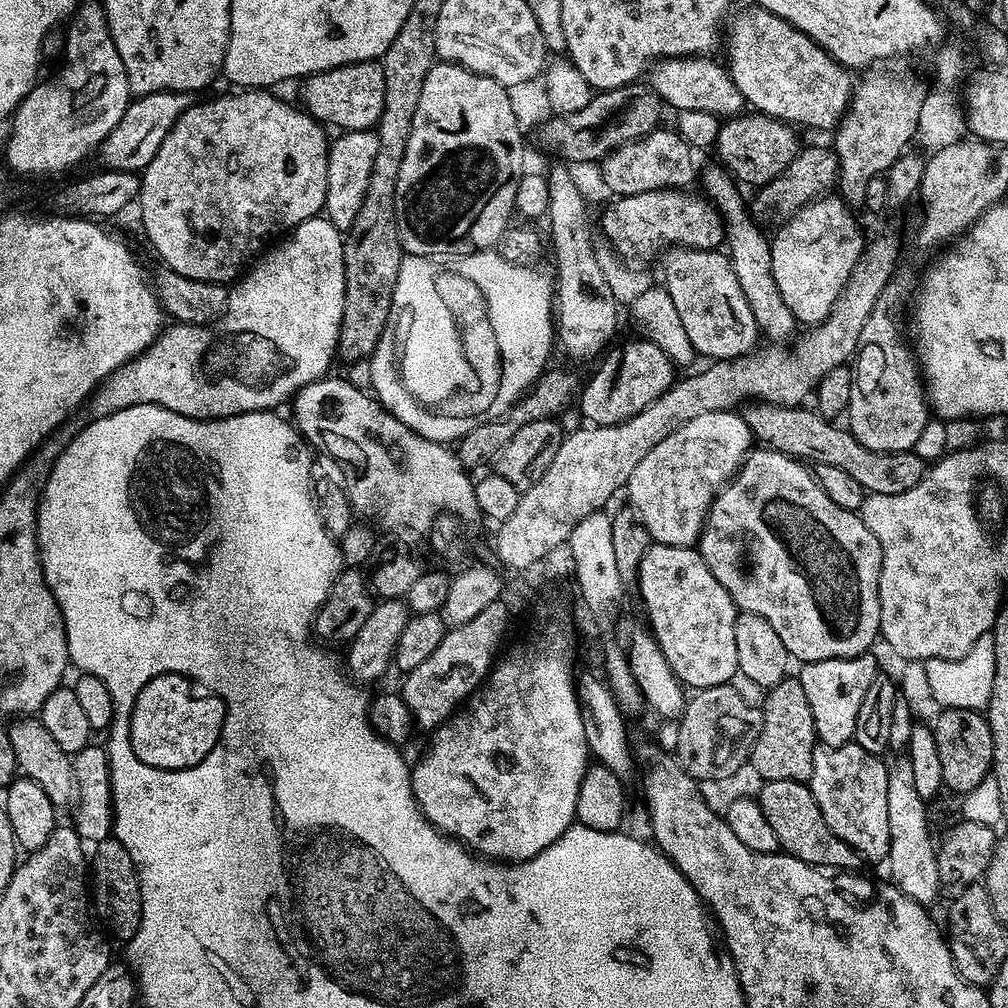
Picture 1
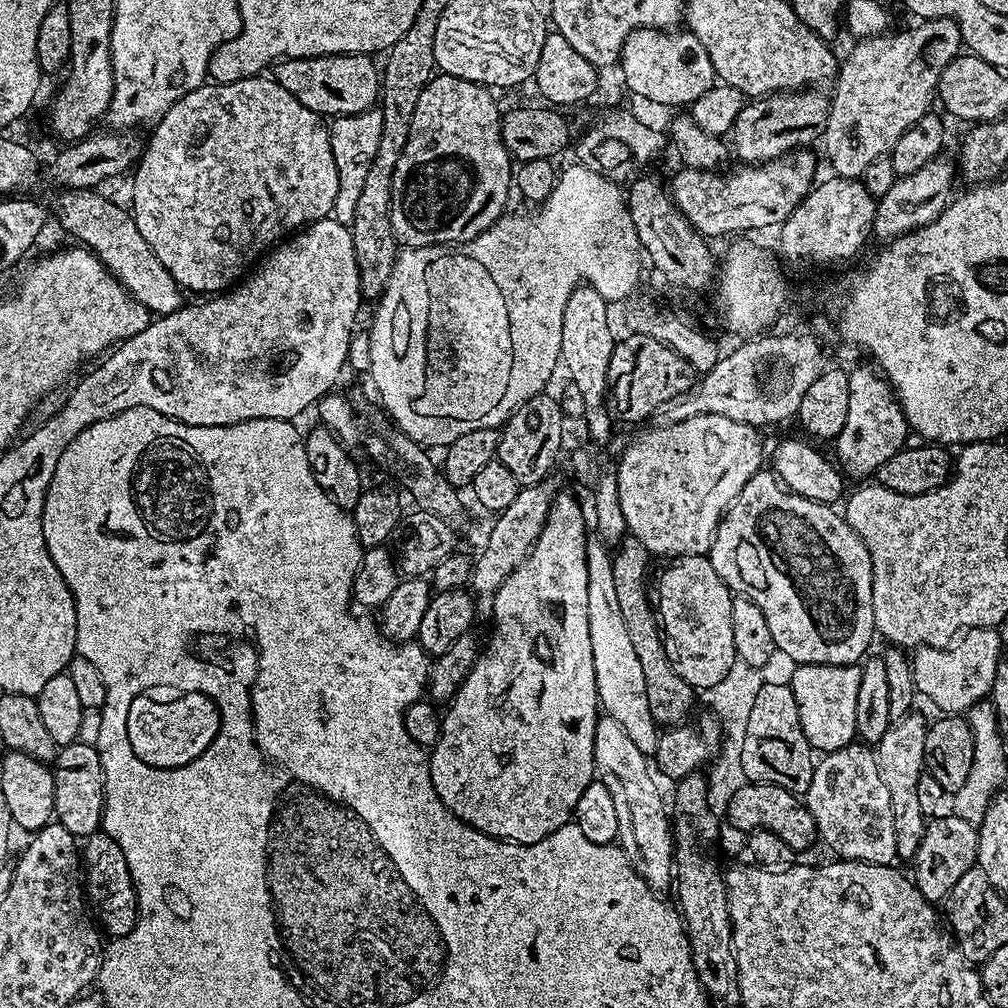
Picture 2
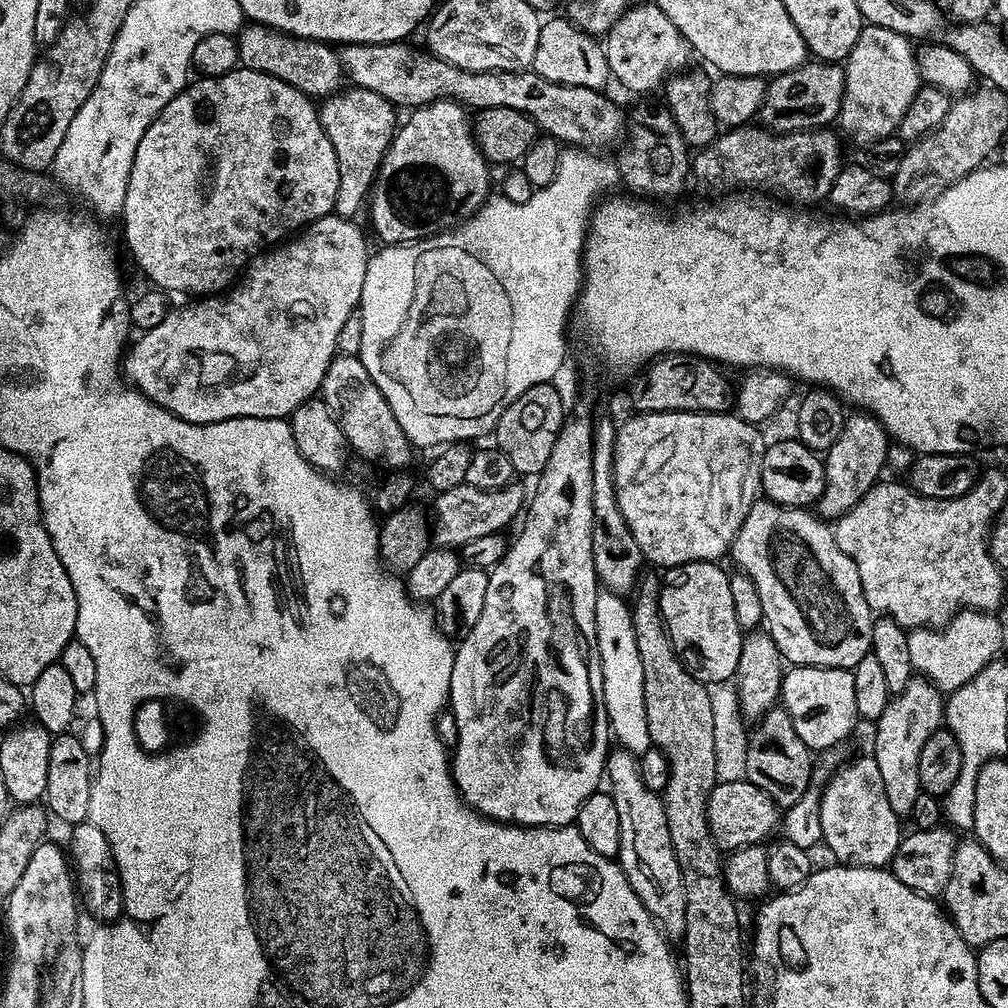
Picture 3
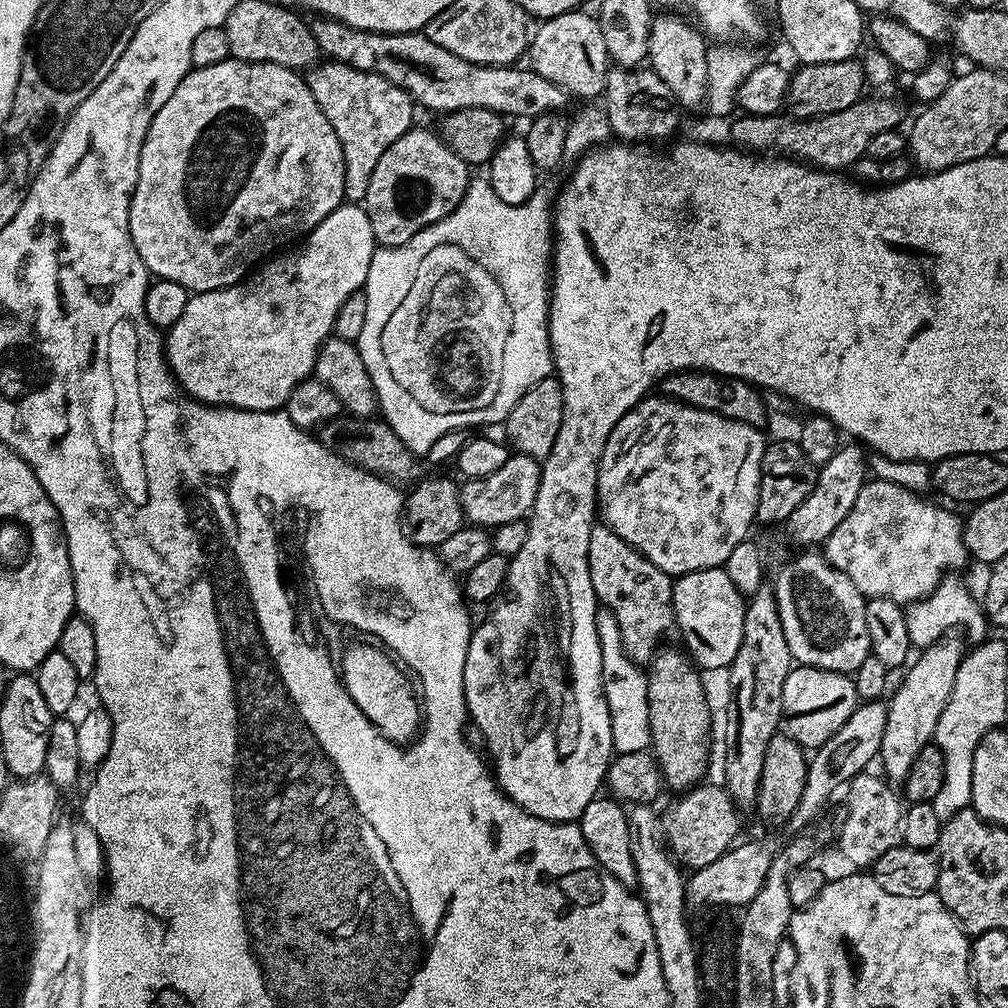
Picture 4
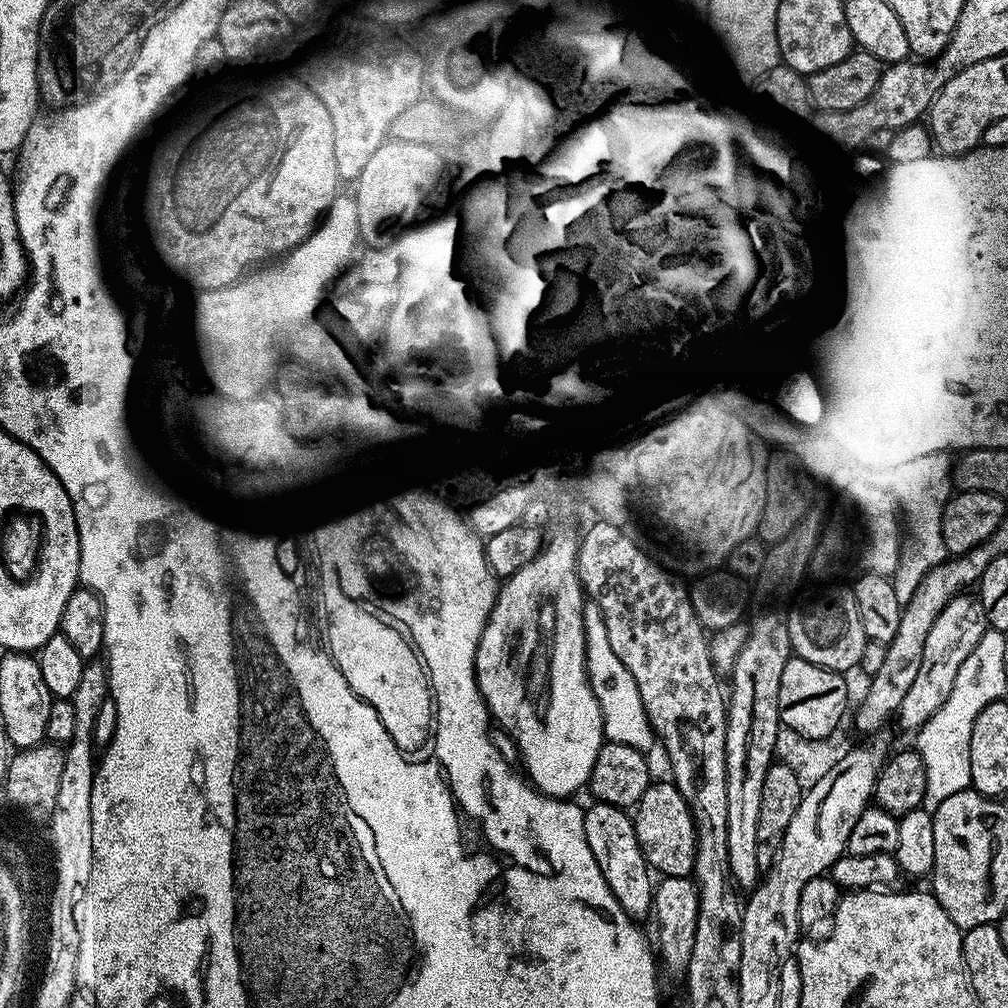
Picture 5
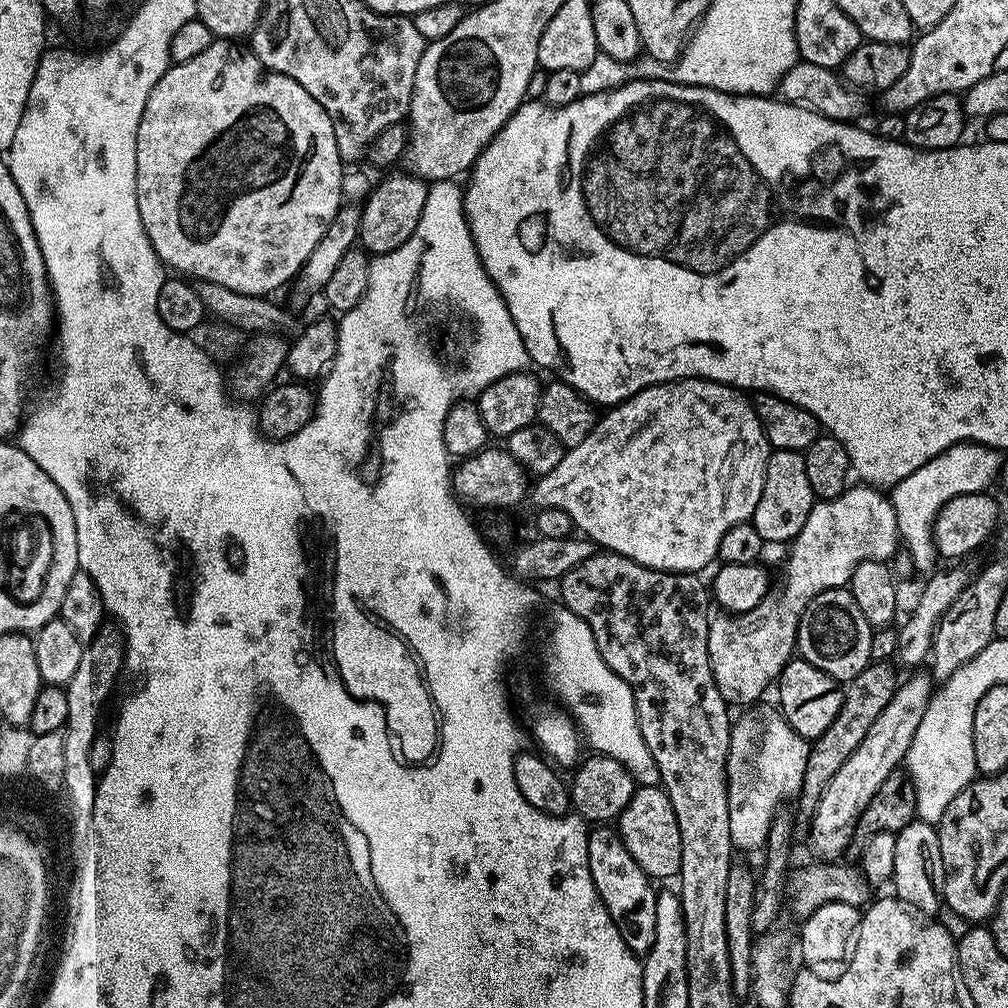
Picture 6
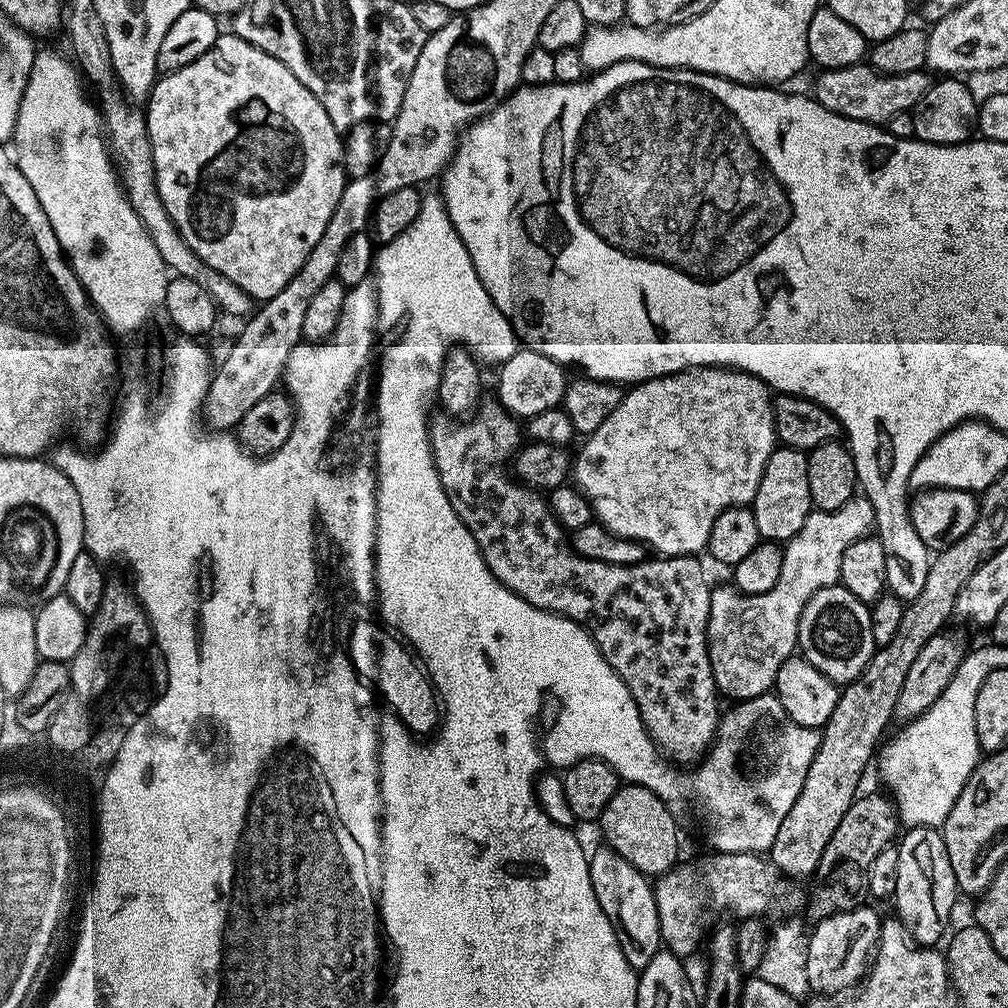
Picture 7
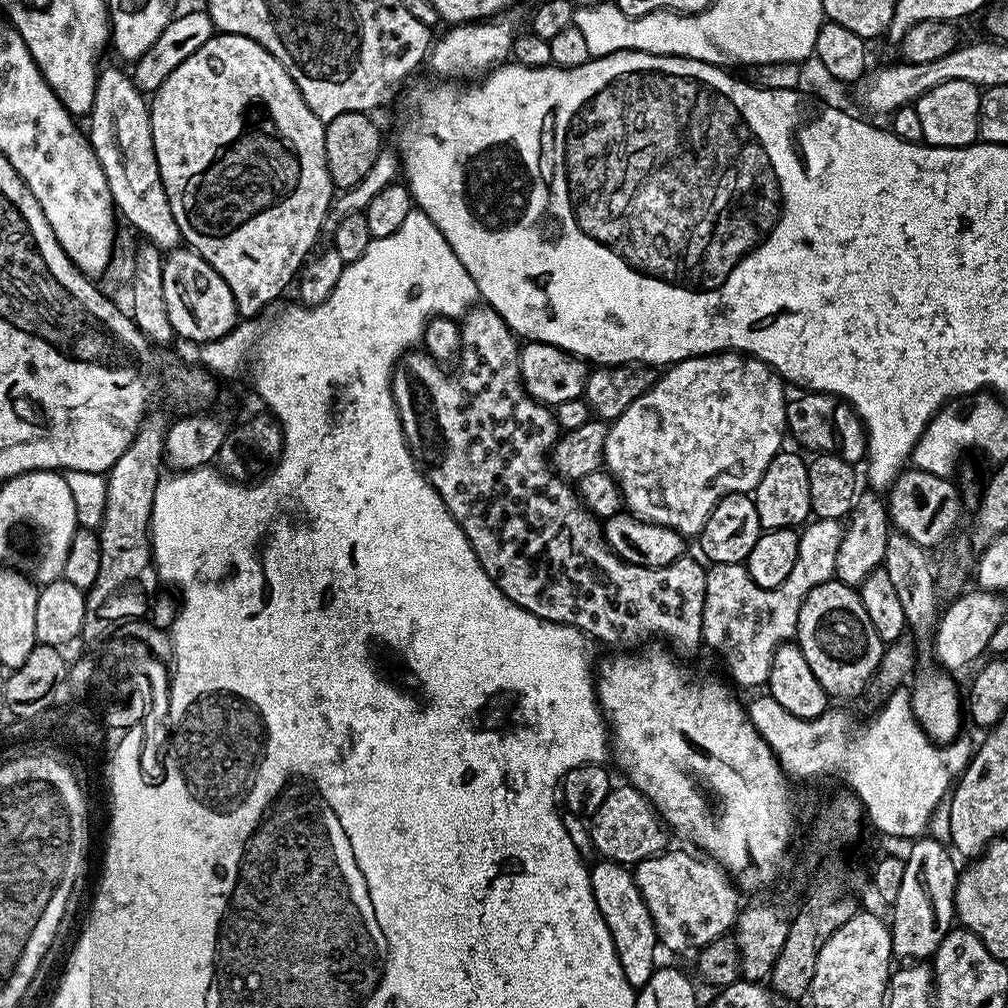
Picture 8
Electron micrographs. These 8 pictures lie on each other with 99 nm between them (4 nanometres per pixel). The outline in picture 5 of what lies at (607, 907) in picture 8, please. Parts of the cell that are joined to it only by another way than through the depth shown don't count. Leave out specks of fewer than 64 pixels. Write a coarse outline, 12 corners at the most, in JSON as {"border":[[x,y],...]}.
{"border":[[592,802],[586,846],[618,906],[637,922],[654,879],[625,809]]}

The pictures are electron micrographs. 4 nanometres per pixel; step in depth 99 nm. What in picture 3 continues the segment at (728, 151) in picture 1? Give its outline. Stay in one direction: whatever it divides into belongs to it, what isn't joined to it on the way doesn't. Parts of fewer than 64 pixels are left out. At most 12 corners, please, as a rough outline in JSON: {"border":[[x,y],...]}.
{"border":[[806,62],[767,81],[758,120],[806,132],[839,117],[846,78]]}

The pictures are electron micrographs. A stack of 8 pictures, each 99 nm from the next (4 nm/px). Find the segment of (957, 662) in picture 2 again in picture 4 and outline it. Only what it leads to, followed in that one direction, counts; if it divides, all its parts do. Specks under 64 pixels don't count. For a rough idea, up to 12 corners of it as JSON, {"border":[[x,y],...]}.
{"border":[[945,572],[930,595],[905,607],[913,647],[962,629],[987,639],[983,605]]}

